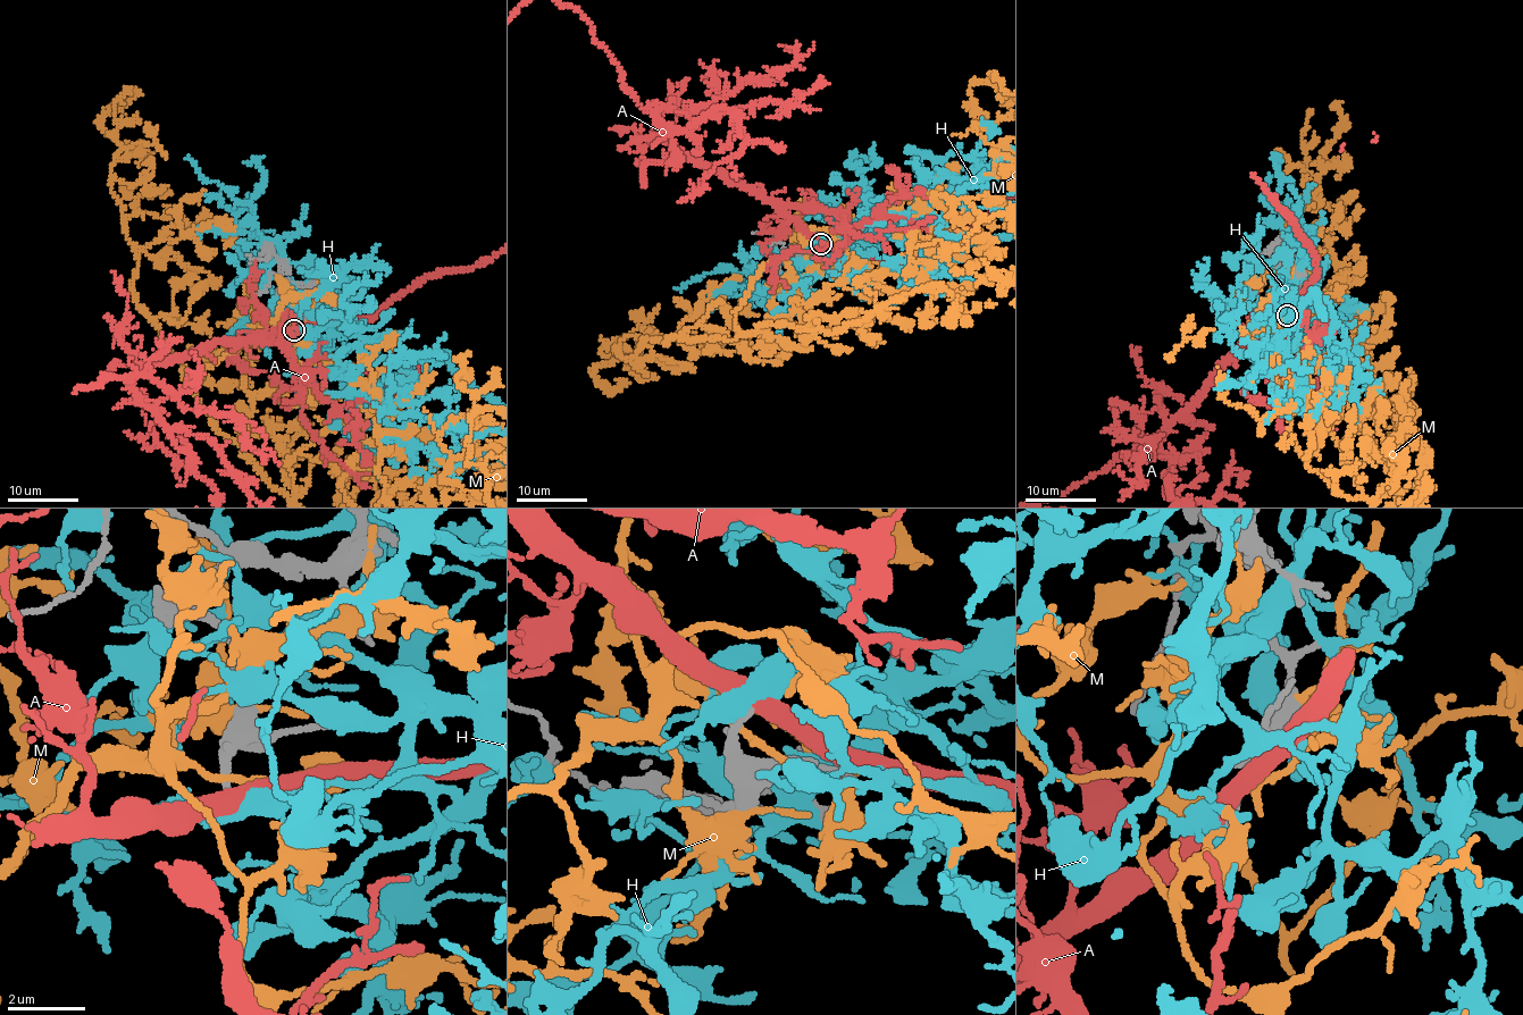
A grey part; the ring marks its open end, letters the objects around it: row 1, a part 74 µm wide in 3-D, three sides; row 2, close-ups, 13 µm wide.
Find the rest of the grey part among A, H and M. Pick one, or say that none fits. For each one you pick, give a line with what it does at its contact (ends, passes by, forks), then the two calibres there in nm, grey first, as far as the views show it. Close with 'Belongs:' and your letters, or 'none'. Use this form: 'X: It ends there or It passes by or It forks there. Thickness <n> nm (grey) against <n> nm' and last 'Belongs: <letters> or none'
Belongs: none

